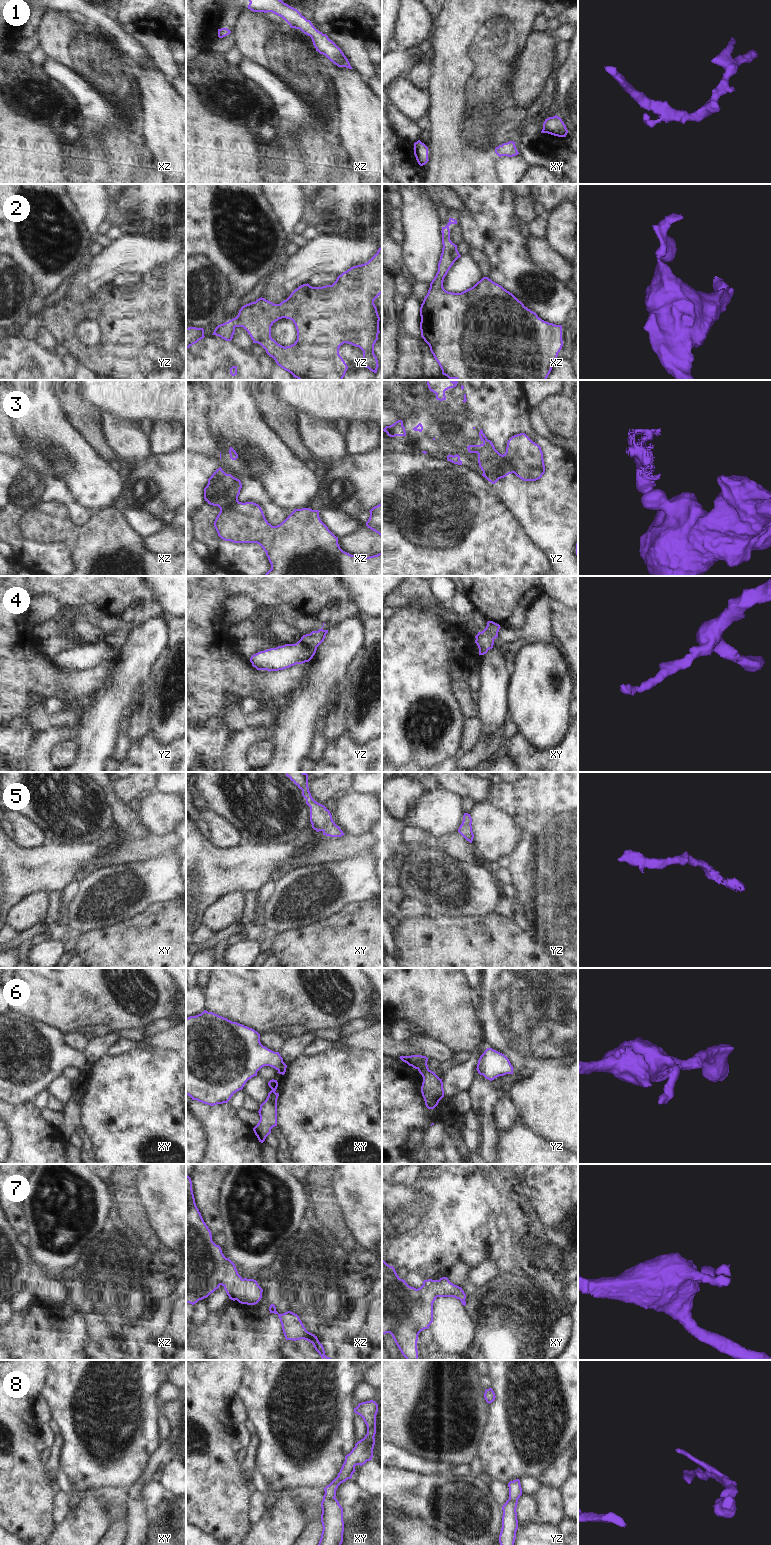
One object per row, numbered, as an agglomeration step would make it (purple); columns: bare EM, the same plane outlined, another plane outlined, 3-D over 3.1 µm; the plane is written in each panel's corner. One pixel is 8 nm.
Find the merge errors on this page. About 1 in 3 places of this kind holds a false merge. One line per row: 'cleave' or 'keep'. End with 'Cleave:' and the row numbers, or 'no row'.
1: keep
2: keep
3: cleave
4: keep
5: keep
6: cleave
7: keep
8: keep
Cleave: 3, 6

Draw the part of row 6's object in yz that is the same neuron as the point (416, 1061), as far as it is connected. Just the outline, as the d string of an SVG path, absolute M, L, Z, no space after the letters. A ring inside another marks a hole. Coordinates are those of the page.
M422 1055L400 1056L399 1058L415 1069L419 1069L428 1061L428 1058Z

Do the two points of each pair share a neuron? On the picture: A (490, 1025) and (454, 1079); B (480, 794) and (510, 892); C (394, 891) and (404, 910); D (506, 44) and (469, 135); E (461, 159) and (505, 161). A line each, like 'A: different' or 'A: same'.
A: different
B: different
C: different
D: same
E: different

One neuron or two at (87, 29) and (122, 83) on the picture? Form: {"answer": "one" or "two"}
{"answer": "one"}

